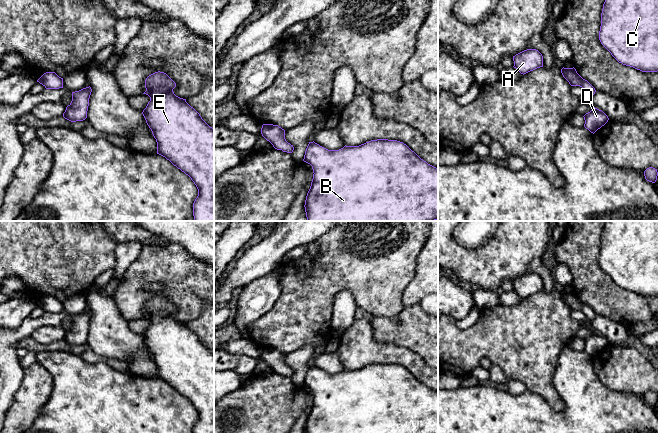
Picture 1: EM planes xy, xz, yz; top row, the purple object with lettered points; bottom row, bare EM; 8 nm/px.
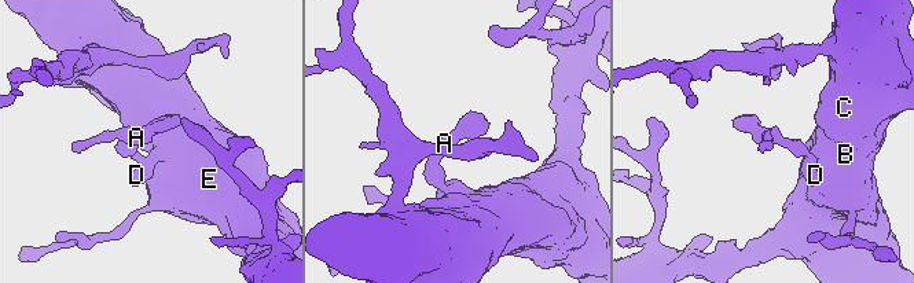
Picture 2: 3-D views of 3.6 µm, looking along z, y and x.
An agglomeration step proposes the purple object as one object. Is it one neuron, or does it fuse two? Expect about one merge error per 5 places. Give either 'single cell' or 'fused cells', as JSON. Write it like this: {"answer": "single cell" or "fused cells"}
{"answer": "single cell"}

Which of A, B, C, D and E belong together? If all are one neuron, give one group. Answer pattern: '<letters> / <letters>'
A B C D E

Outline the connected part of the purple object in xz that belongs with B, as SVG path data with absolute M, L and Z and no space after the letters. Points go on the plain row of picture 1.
M377 363L359 370L344 370L339 374L328 374L319 368L309 366L304 386L313 393L313 403L305 424L305 433L438 433L438 392L421 383L406 368L397 364Z

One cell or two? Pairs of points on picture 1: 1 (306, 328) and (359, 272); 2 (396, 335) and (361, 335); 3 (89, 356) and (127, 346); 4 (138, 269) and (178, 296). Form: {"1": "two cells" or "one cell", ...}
{"1": "one cell", "2": "two cells", "3": "two cells", "4": "one cell"}

